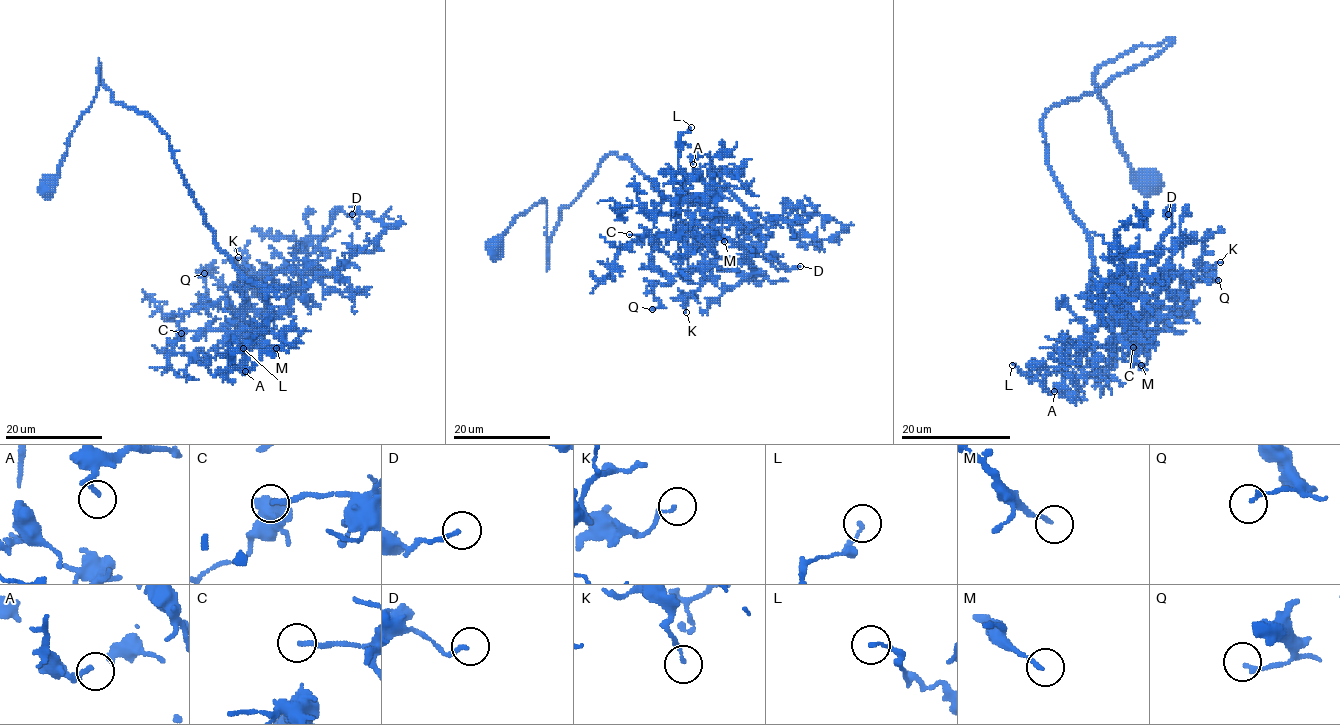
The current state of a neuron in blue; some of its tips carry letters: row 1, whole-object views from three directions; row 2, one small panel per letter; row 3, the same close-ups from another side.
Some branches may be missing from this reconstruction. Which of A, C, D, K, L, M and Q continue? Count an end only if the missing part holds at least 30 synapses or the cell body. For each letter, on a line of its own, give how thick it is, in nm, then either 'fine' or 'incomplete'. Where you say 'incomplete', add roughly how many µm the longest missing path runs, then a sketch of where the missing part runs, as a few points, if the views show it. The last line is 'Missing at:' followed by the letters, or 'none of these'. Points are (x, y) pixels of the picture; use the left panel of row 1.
A: 200 nm thick; fine
C: 190 nm thick; incomplete; about 15 µm are missing; missing branch runs (181, 333), (167, 345), (149, 335), (139, 336), (136, 333)
D: 150 nm thick; fine
K: 130 nm thick; fine
L: 150 nm thick; fine
M: 130 nm thick; fine
Q: 170 nm thick; fine
Missing at: C

